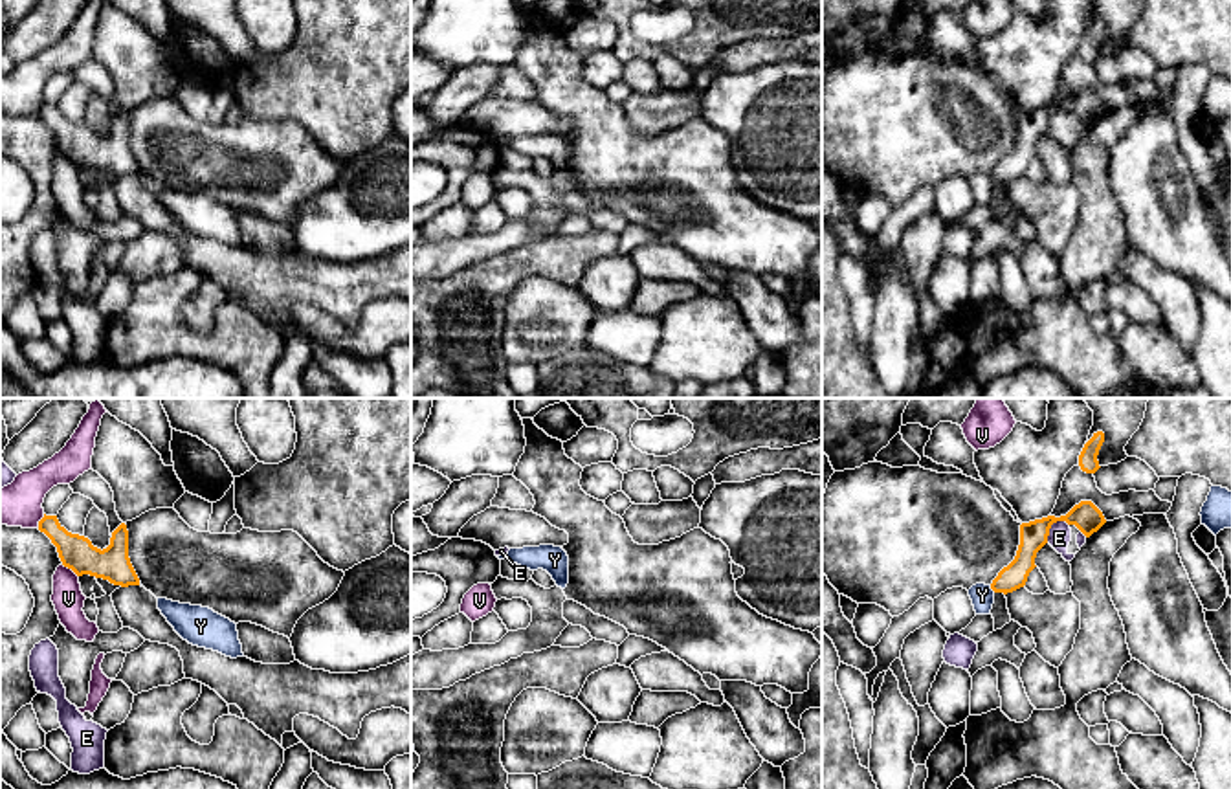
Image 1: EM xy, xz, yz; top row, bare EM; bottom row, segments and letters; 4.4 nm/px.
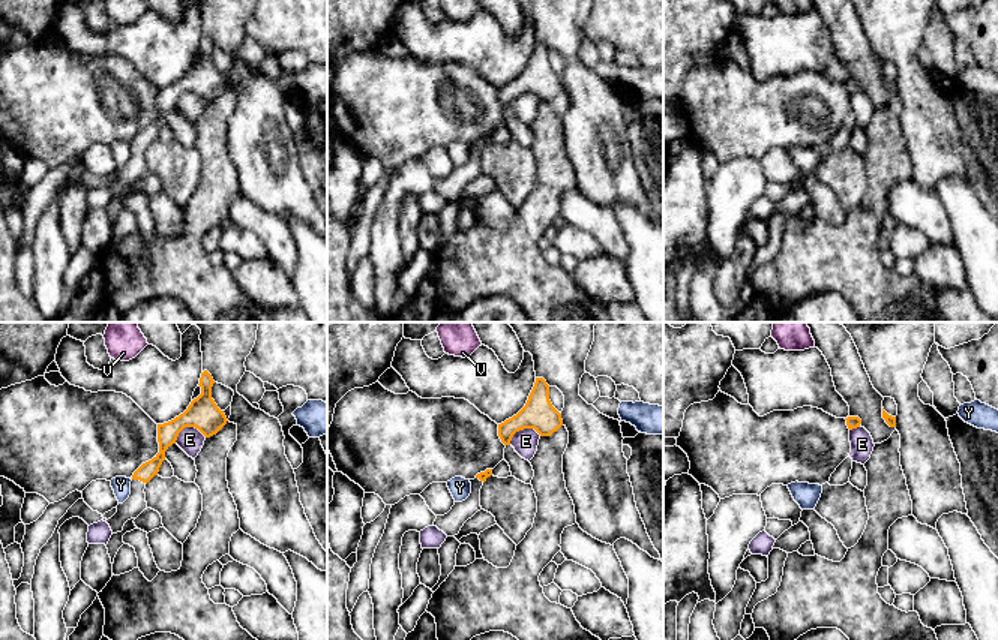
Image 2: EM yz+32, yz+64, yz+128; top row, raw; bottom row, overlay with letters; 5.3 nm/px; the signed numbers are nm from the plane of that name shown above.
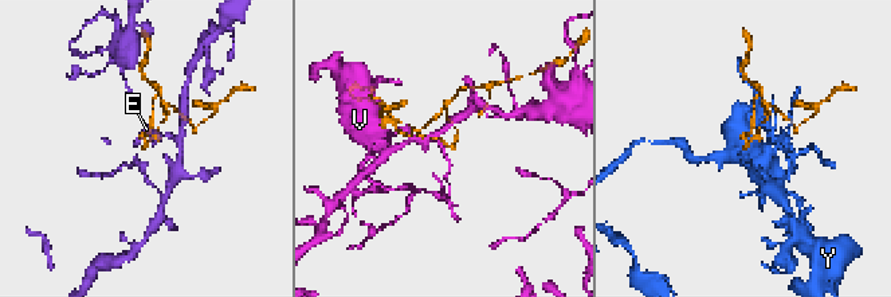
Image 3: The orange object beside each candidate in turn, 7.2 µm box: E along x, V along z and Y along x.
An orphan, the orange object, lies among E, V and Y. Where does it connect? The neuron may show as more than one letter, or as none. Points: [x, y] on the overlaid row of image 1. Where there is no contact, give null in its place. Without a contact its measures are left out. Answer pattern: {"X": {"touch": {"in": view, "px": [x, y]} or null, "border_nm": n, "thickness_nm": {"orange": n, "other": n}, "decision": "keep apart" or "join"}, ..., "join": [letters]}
{"E": {"touch": {"in": "yz", "px": [1050, 527]}, "border_nm": 130, "thickness_nm": {"orange": 120, "other": 100}, "decision": "keep apart"}, "V": {"touch": {"in": "xy", "px": [70, 567]}, "border_nm": 90, "thickness_nm": {"orange": 150, "other": 140}, "decision": "keep apart"}, "Y": {"touch": {"in": "yz", "px": [993, 589]}, "border_nm": 40, "thickness_nm": {"orange": 120, "other": 100}, "decision": "keep apart"}, "join": []}

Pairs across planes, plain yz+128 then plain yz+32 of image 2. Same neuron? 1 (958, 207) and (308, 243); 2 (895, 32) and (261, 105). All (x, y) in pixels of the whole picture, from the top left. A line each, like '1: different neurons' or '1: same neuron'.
1: same neuron
2: same neuron

